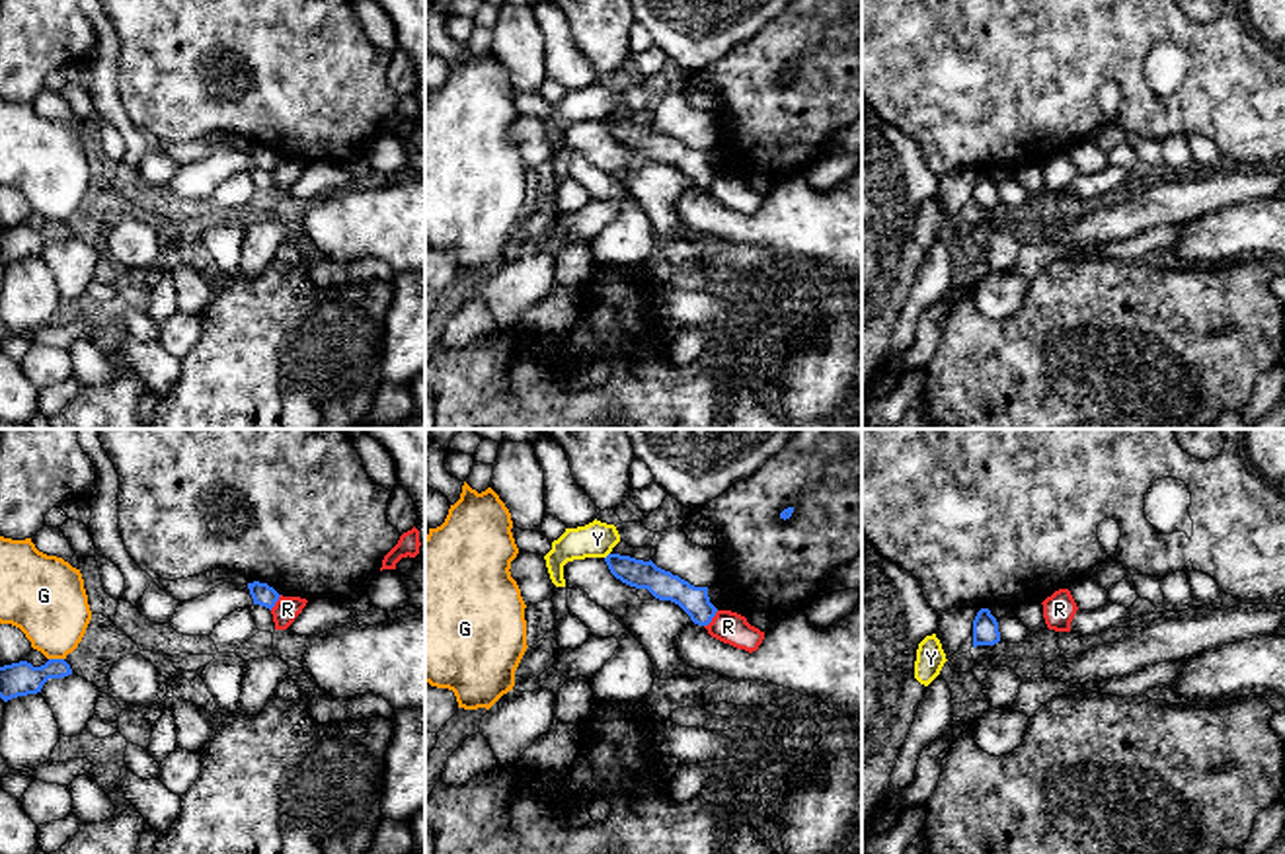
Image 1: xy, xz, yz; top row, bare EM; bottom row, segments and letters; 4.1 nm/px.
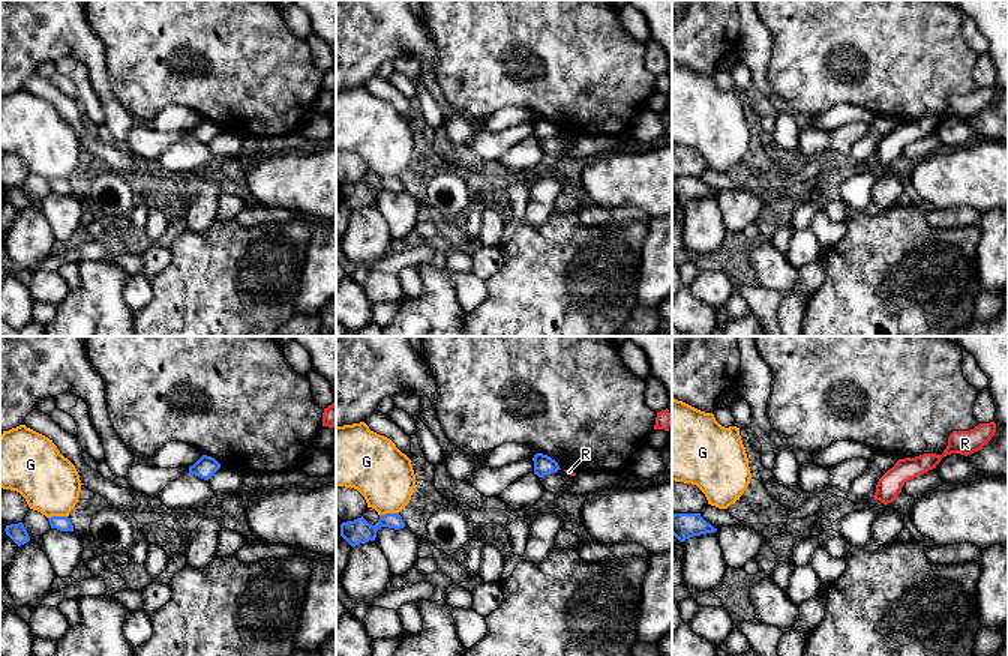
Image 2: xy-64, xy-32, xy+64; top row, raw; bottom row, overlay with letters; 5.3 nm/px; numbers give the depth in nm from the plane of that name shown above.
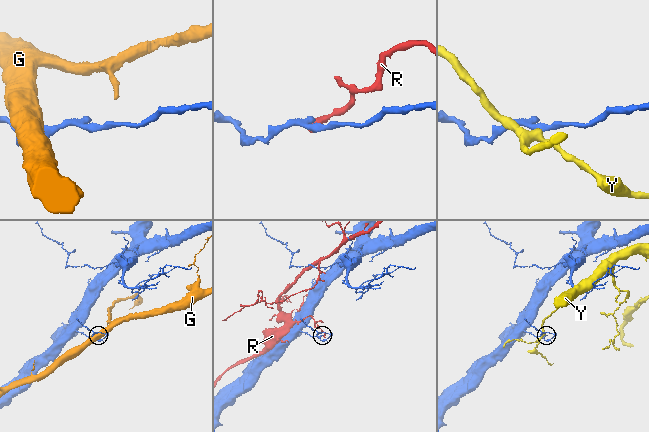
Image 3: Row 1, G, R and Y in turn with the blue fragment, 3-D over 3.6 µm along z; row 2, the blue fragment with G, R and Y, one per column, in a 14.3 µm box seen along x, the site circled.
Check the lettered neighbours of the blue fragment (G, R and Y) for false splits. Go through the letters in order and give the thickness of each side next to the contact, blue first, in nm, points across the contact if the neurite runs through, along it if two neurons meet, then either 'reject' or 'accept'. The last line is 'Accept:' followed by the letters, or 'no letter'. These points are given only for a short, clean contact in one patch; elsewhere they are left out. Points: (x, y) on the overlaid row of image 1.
G: calibres 140 and 320 nm; border xy (49, 658), (63, 659); reject
R: calibres 120 and 130 nm; reject
Y: calibres 120 and 150 nm; border xz (609, 552), (605, 558); reject
Accept: no letter

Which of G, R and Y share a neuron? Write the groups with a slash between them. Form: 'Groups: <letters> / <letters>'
Groups: G / R / Y

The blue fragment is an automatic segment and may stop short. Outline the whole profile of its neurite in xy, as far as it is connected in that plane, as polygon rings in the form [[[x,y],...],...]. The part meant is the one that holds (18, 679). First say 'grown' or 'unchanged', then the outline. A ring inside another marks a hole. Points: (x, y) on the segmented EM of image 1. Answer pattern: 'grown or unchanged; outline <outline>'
unchanged; outline [[[49,659],[41,667],[33,667],[27,661],[0,667],[0,698],[4,702],[37,694],[49,679],[62,679],[72,675],[70,665],[64,659]]]

